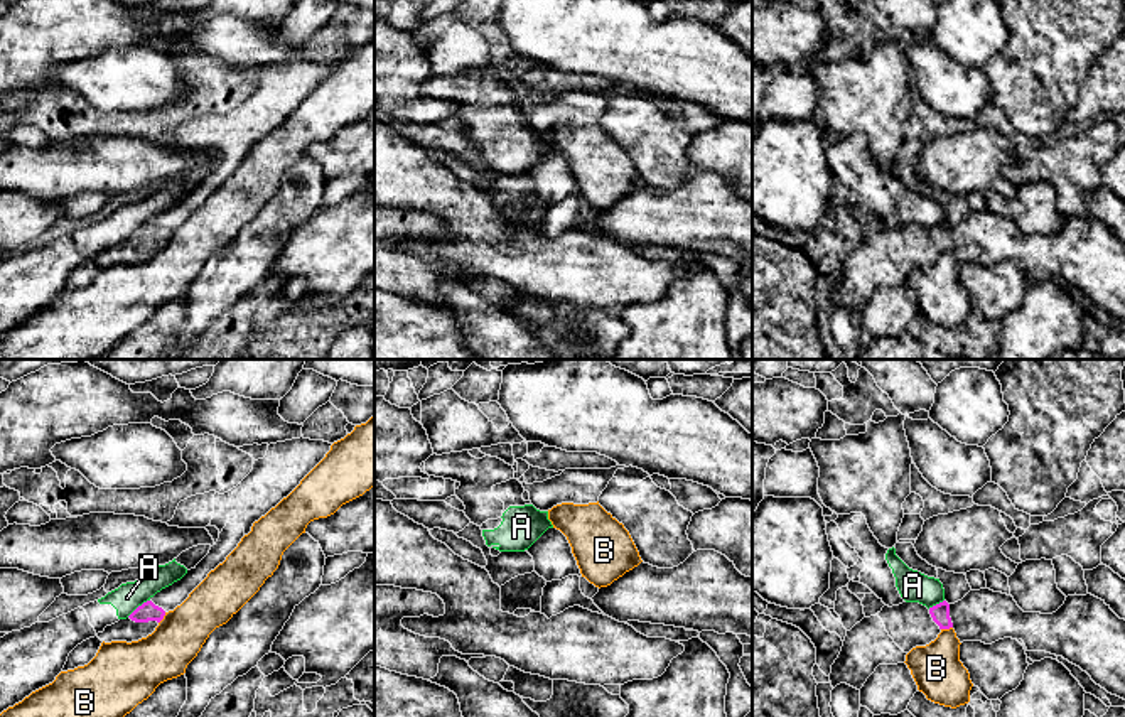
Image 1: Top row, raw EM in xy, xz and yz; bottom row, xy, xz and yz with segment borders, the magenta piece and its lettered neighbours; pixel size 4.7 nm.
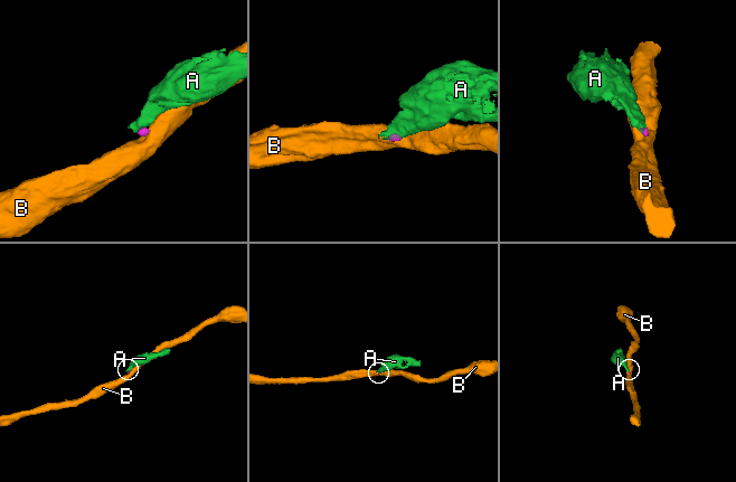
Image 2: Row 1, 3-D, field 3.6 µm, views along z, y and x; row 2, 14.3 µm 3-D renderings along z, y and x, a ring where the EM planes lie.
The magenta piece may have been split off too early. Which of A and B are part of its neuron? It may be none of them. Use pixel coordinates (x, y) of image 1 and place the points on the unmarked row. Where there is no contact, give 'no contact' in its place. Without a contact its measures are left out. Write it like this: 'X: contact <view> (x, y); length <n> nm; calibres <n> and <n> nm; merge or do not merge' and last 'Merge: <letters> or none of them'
A: contact xy (139, 228); length 140 nm; calibres 90 and 140 nm; do not merge
B: contact yz (947, 250); length 60 nm; calibres 90 and 240 nm; do not merge
Merge: none of them

